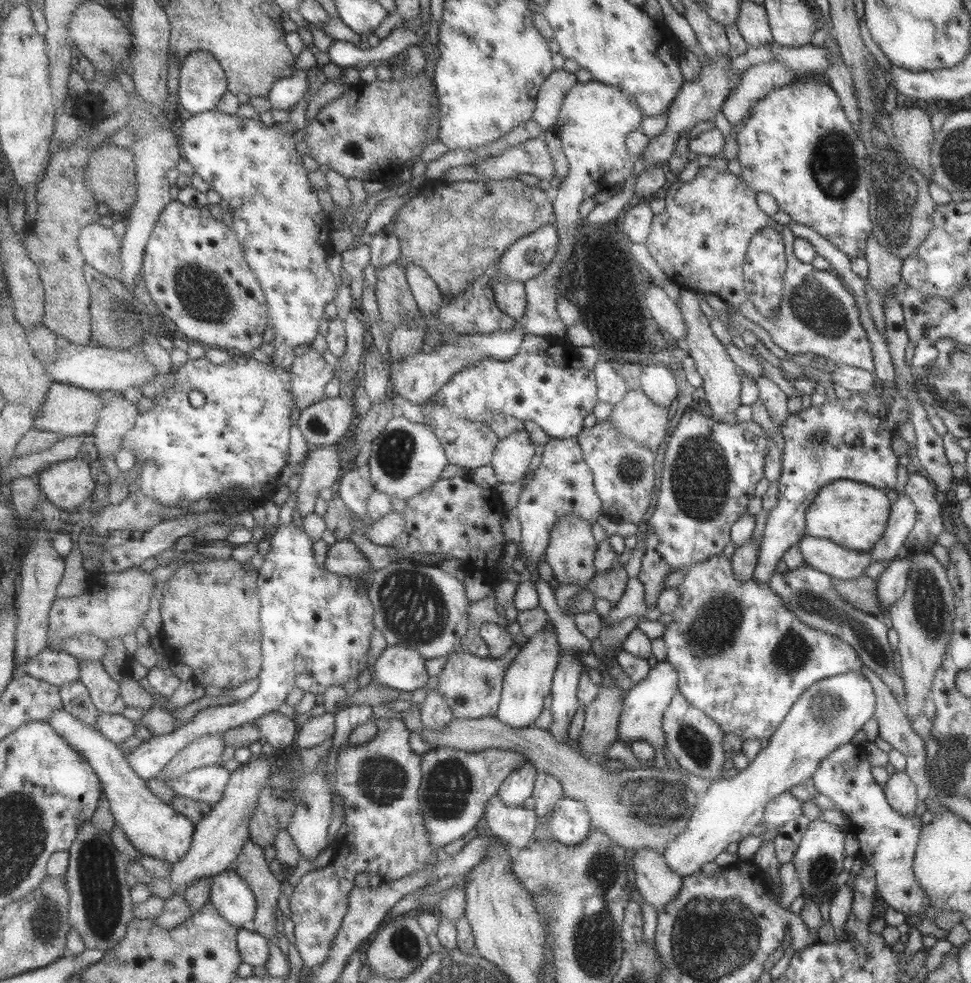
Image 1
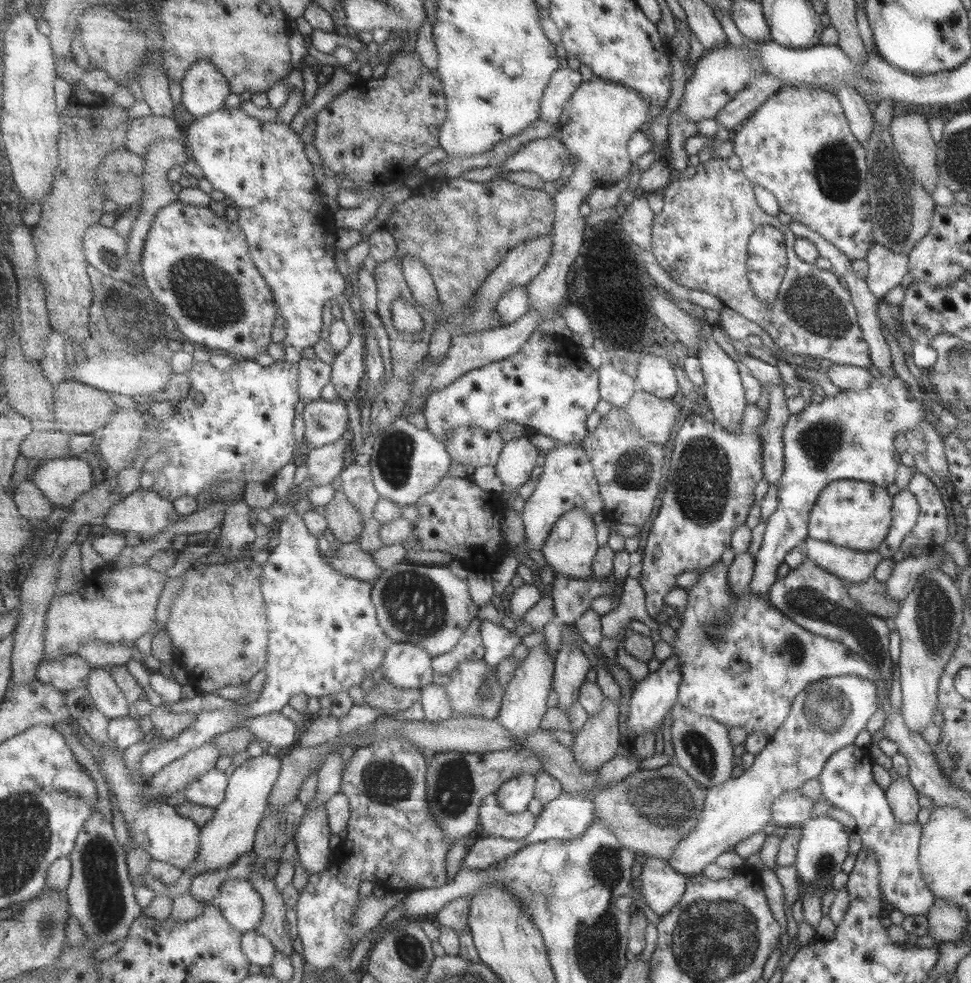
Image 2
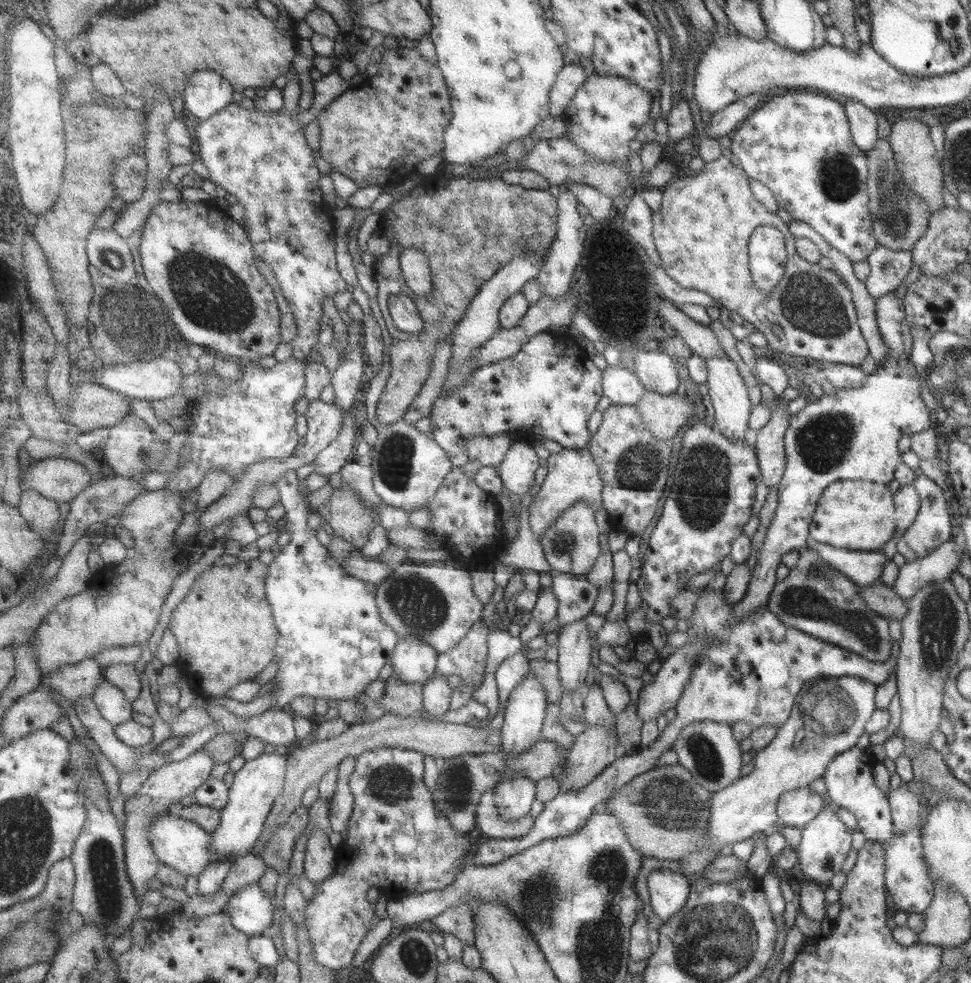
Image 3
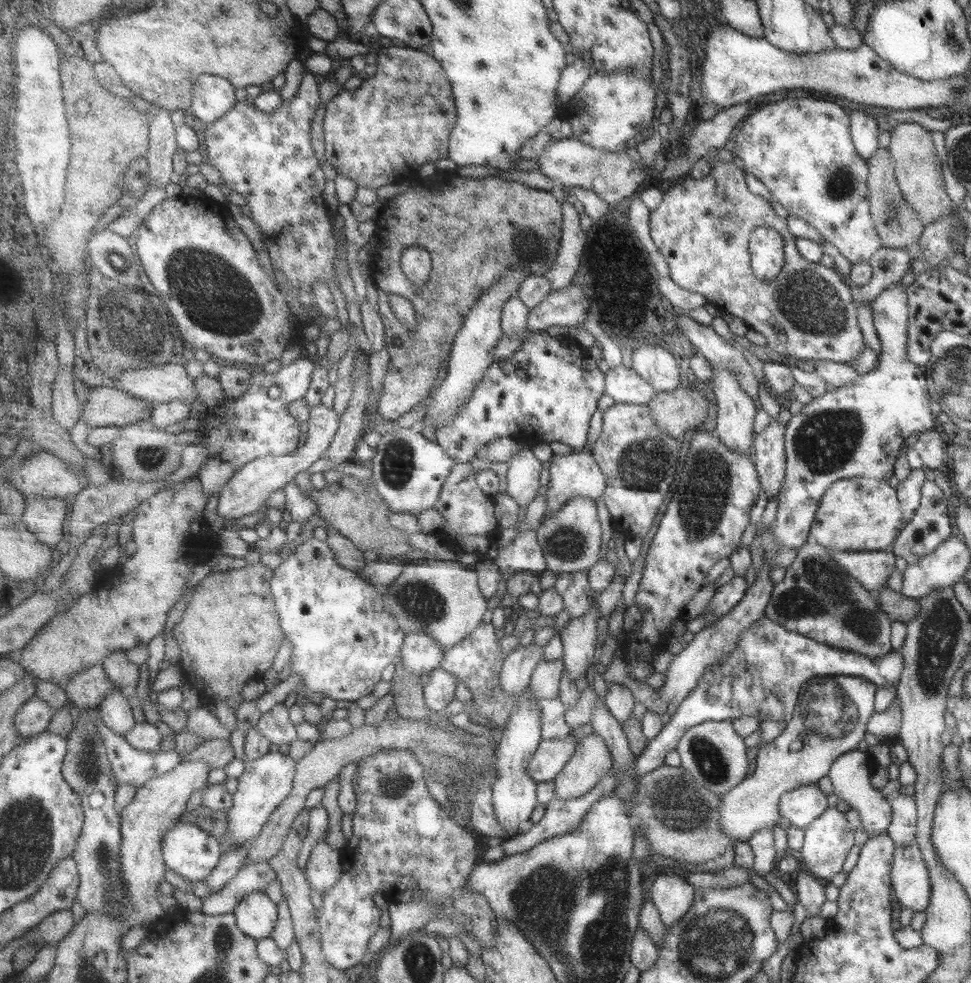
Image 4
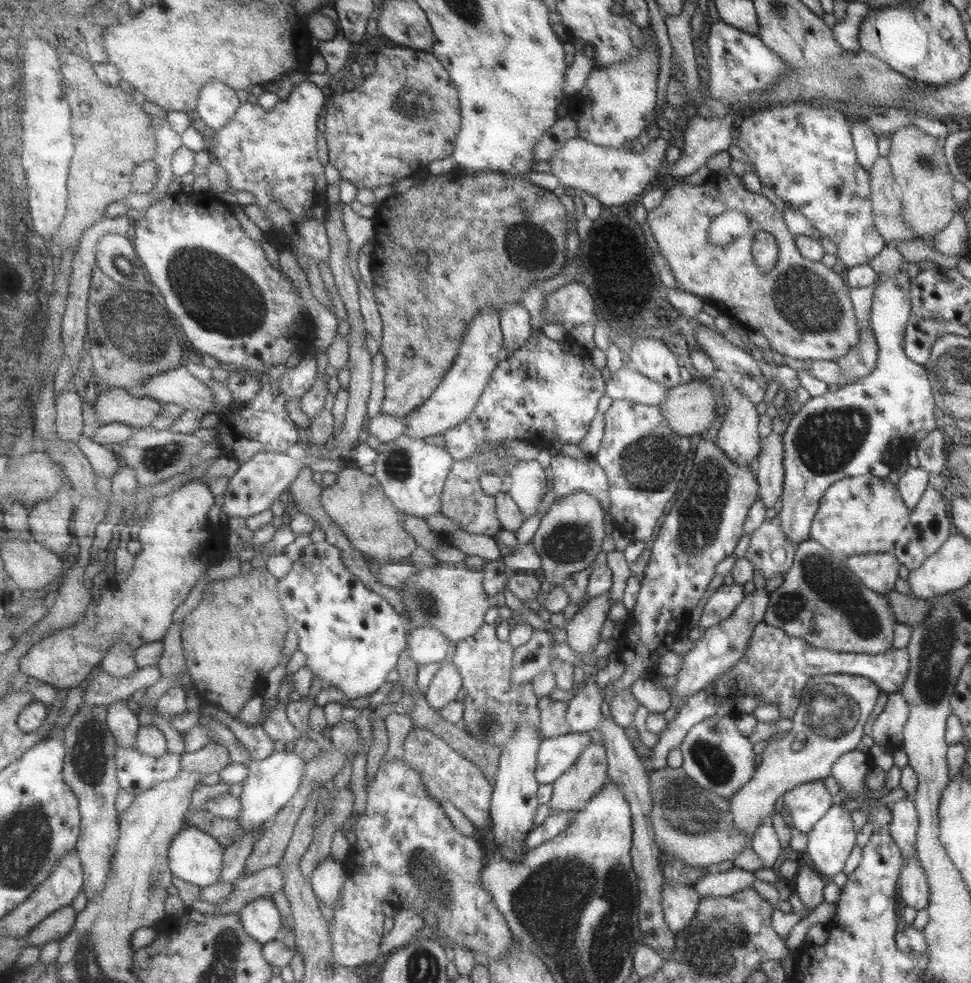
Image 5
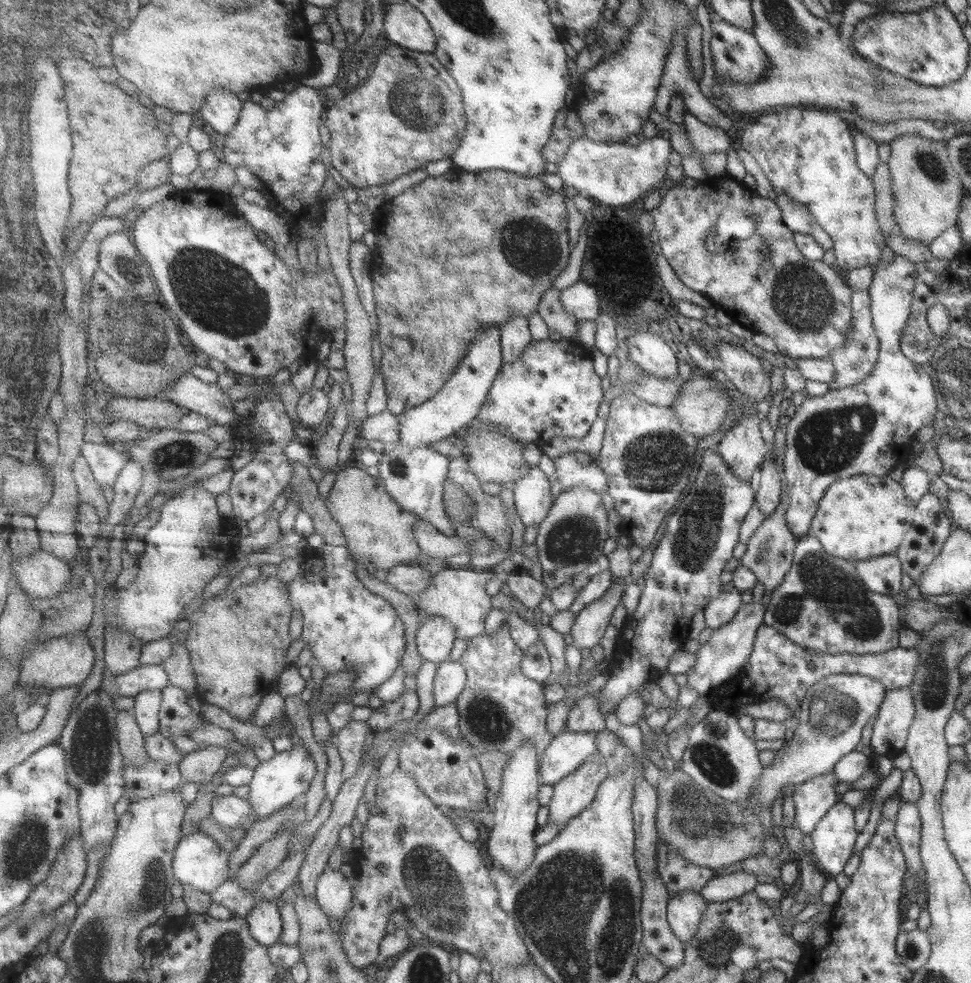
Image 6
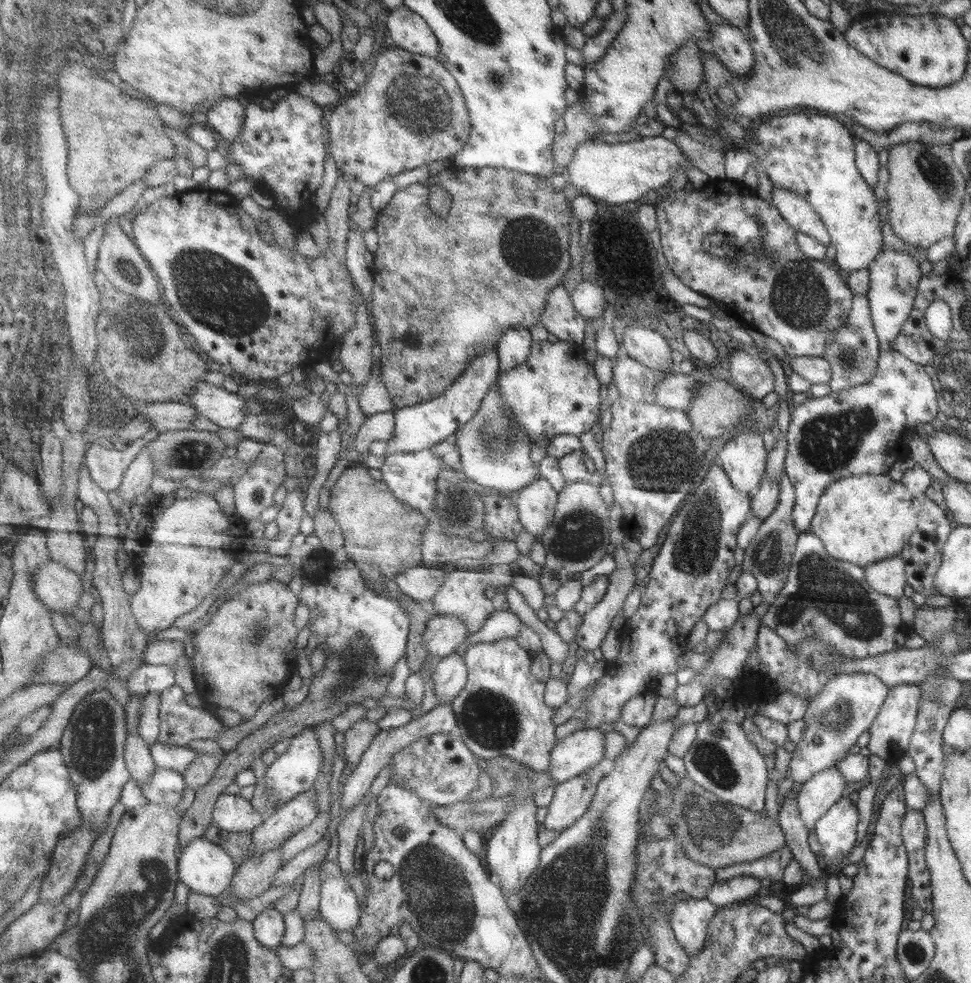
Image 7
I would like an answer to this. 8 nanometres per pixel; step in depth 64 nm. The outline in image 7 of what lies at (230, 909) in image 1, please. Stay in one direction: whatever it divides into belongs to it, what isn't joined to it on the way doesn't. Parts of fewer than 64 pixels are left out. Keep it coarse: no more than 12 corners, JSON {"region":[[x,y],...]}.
{"region":[[274,905],[256,915],[255,934],[277,951],[287,926]]}

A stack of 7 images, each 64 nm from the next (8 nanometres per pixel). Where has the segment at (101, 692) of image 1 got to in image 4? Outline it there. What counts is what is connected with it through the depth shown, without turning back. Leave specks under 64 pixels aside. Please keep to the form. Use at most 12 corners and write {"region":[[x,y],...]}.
{"region":[[110,690],[98,706],[106,725],[123,737],[138,723],[133,703]]}

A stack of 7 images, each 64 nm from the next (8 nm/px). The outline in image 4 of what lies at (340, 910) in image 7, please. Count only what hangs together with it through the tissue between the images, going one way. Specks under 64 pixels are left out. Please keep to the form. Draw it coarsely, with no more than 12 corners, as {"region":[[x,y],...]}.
{"region":[[319,841],[307,861],[312,888],[324,892],[343,874],[341,853]]}

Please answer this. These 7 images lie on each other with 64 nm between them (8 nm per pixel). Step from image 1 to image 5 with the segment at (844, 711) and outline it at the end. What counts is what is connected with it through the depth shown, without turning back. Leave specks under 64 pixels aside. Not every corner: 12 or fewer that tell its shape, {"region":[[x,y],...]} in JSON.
{"region":[[815,675],[789,731],[728,800],[751,831],[784,792],[855,750],[880,688]]}

